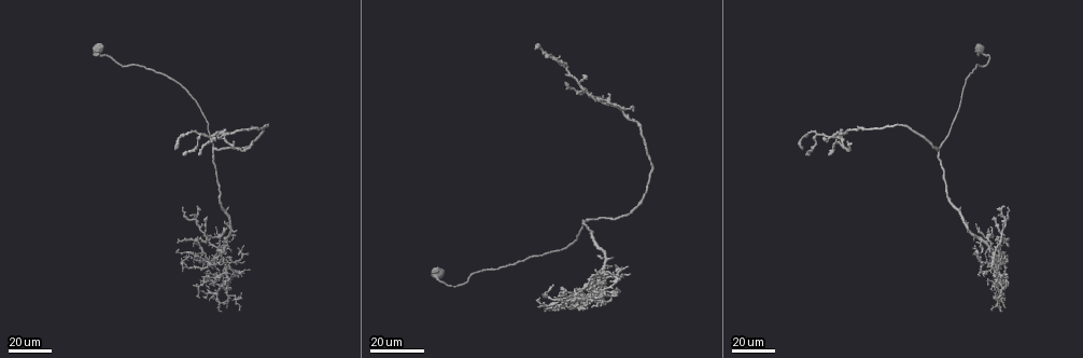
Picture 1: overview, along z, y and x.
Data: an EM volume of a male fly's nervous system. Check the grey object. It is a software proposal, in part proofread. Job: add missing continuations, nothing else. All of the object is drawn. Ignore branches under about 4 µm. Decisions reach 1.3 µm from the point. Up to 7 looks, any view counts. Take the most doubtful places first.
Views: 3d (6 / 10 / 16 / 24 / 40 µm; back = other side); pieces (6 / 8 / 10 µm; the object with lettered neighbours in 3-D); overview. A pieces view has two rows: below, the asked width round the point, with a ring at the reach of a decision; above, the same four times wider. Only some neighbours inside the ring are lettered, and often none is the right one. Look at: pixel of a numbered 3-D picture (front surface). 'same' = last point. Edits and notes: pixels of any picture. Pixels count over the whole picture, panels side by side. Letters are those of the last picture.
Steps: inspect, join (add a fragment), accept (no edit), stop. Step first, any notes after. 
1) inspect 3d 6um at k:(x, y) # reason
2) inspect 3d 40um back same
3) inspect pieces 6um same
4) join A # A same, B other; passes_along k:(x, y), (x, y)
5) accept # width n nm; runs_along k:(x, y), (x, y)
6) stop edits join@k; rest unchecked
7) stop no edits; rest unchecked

inspect 3d 40um at 1:(607, 93) # branch stops here

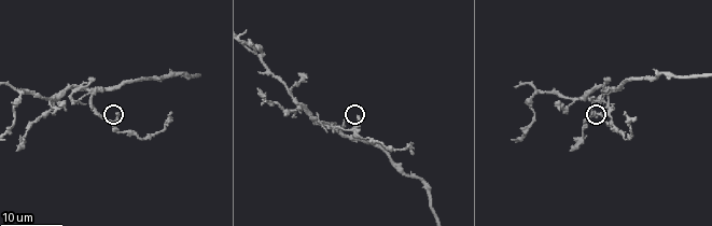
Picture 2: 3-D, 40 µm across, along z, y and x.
inspect 3d 6um at 2:(598, 113)

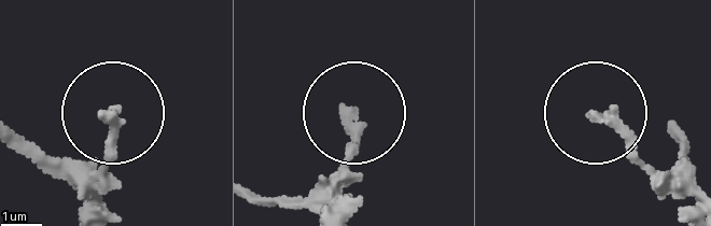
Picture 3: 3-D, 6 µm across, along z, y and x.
inspect pieces 6um at 3:(594, 117)

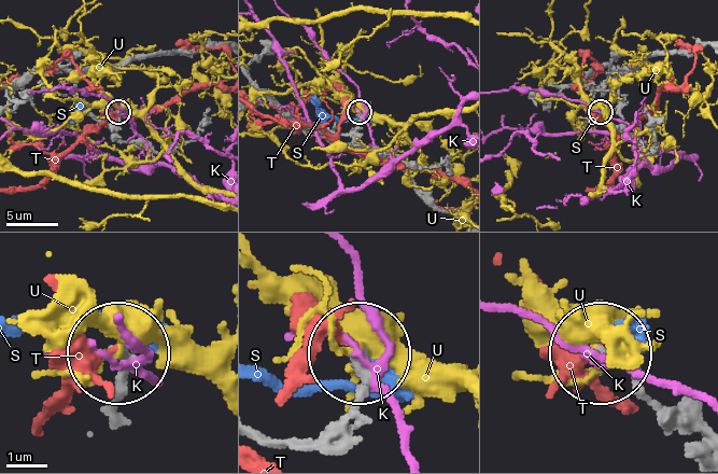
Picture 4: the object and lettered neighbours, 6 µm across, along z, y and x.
accept # K other, S other, T other, U other; no lettered fragment goes on from it

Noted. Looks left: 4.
inspect 3d 40um at 1:(535, 48) # branch stops here

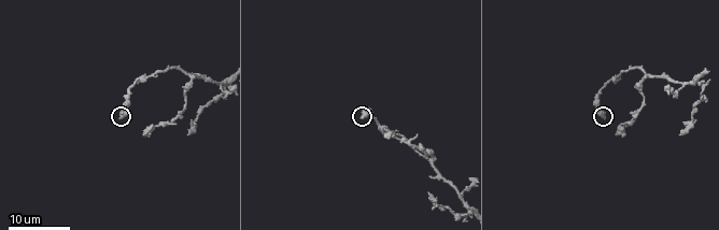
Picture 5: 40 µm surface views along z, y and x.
inspect pieces 10um at 5:(119, 119) # what lies round it

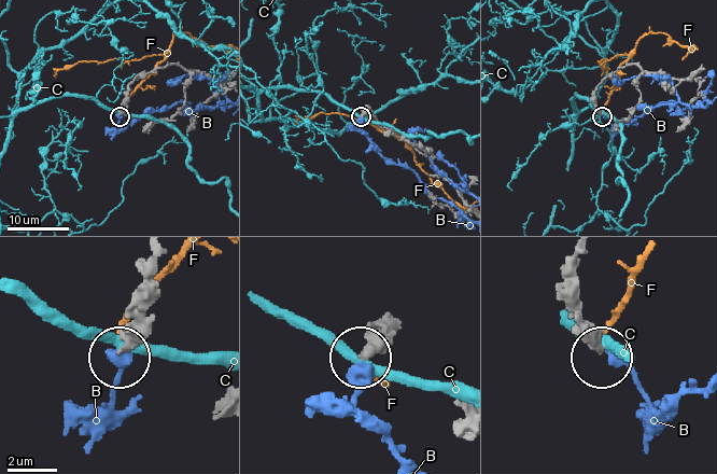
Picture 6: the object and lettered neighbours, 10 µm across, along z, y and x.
accept # B other, C other, F other; no lettered fragment goes on from it

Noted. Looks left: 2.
inspect 3d 24um at 1:(597, 257) # free end

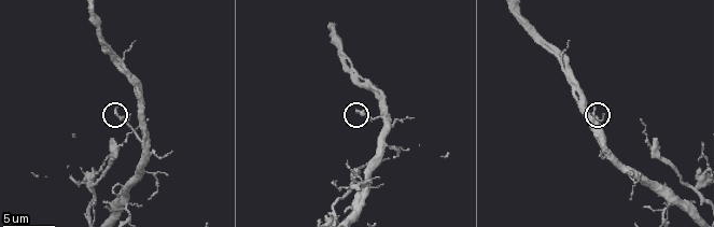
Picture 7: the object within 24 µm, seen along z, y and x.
inspect pieces 8um at 7:(116, 107)

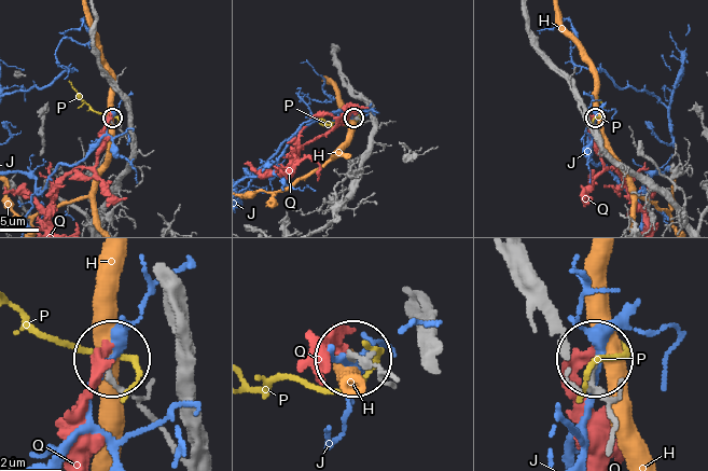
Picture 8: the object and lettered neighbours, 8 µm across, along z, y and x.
accept # H other, J other, P other, Q other; none of them fits

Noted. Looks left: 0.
stop no edits; rest unchecked

